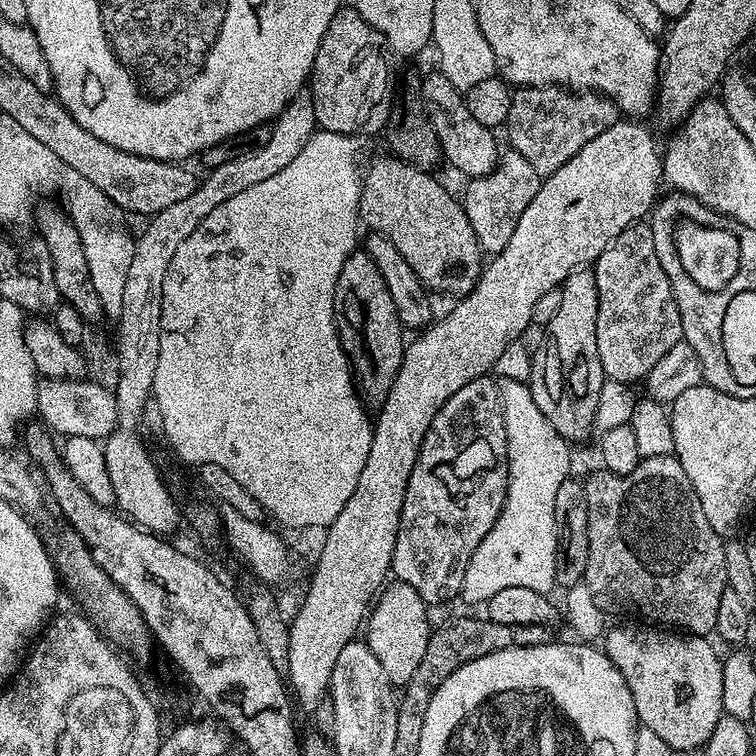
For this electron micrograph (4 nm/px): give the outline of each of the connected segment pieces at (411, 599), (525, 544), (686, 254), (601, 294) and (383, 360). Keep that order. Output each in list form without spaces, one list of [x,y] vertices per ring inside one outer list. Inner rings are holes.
[[[407,586],[395,587],[385,587],[378,603],[371,609],[366,620],[366,643],[374,658],[382,662],[382,670],[386,670],[386,678],[390,683],[393,686],[403,686],[410,682],[410,678],[414,678],[414,670],[418,670],[418,662],[422,662],[422,654],[426,654],[430,635],[430,608],[420,597],[418,590]]]
[[[505,380],[499,385],[500,409],[506,429],[508,489],[504,509],[498,514],[490,534],[478,542],[478,550],[466,566],[460,596],[468,604],[483,605],[498,590],[526,586],[529,590],[551,593],[556,582],[556,541],[558,525],[554,501],[558,486],[569,475],[570,448],[534,402],[527,383]]]
[[[693,196],[687,198],[673,197],[676,216],[682,218],[682,230],[678,232],[678,246],[672,242],[672,248],[668,252],[674,252],[678,260],[682,260],[682,268],[686,274],[692,274],[700,284],[708,288],[716,288],[724,284],[734,268],[736,268],[736,235],[732,234],[732,228],[736,224],[728,216],[716,212]],[[682,205],[686,210],[682,210]]]
[[[651,223],[633,224],[631,235],[632,240],[621,238],[606,246],[594,265],[598,286],[598,358],[607,379],[629,386],[635,385],[635,380],[643,381],[662,354],[684,339],[670,278],[666,278],[666,270],[662,270],[654,250]]]
[[[363,250],[353,252],[346,262],[342,262],[342,274],[338,274],[338,282],[334,286],[334,316],[336,333],[351,363],[361,401],[365,405],[383,404],[402,366],[406,332],[396,313],[394,298],[390,298],[386,278],[382,278],[378,266]]]

